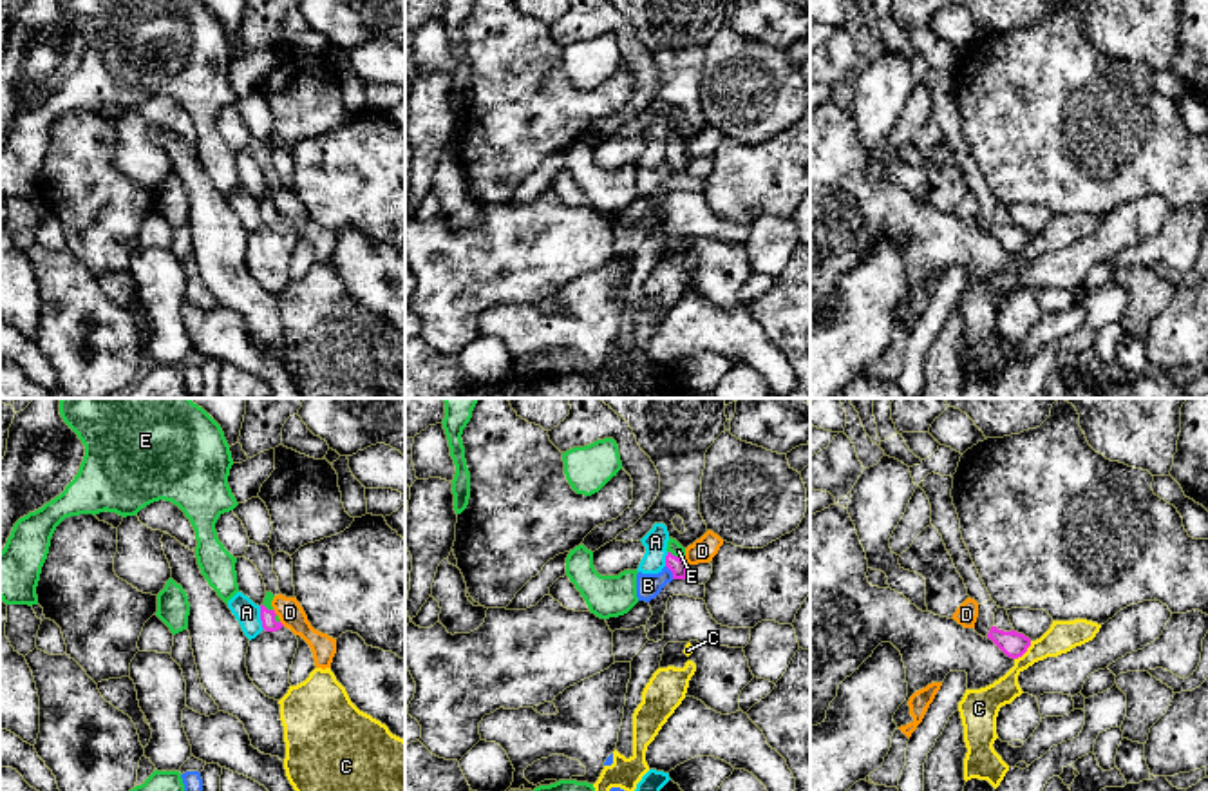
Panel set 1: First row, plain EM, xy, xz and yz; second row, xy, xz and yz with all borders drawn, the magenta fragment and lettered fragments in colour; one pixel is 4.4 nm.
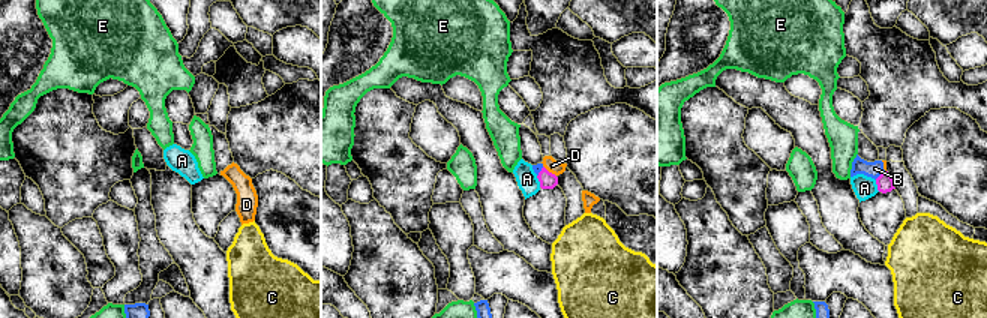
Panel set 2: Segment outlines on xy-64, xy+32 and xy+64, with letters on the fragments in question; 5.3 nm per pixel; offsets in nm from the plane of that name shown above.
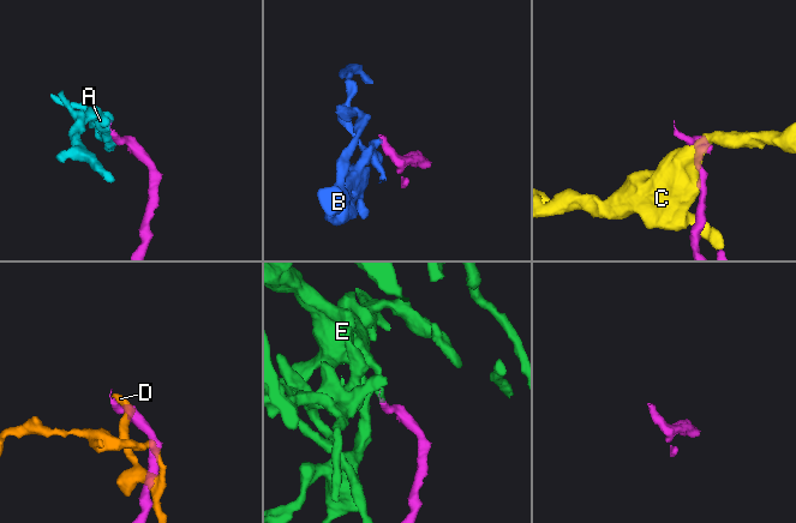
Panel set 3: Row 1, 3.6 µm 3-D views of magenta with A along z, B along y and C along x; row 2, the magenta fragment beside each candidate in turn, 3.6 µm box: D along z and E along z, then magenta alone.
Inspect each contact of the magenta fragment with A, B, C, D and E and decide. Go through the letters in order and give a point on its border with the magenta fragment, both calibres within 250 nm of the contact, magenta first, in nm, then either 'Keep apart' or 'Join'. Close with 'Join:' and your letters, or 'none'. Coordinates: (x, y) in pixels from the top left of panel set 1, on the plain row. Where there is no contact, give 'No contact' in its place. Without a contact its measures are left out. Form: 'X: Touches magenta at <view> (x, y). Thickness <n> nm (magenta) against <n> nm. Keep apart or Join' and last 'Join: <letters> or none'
A: Touches magenta at xy (261, 212). Thickness 60 nm (magenta) against 110 nm. Keep apart
B: Touches magenta at xz (671, 165). Thickness 80 nm (magenta) against 110 nm. Keep apart
C: Touches magenta at yz (1024, 247). Thickness 110 nm (magenta) against 140 nm. Keep apart
D: Touches magenta at xy (273, 207). Thickness 60 nm (magenta) against 120 nm. Keep apart
E: Touches magenta at xz (675, 151). Thickness 80 nm (magenta) against 60 nm. Join
Join: E

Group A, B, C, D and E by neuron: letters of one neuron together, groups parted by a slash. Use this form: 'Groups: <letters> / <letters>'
Groups: A / B D / C / E

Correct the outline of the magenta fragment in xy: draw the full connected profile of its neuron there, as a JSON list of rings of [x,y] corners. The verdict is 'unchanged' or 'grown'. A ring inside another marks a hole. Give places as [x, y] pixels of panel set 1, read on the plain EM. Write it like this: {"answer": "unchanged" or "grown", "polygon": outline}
{"answer": "grown", "polygon": [[[266,186],[264,197],[260,199],[260,215],[266,226],[277,226],[284,221],[271,201],[273,192],[271,186]]]}

